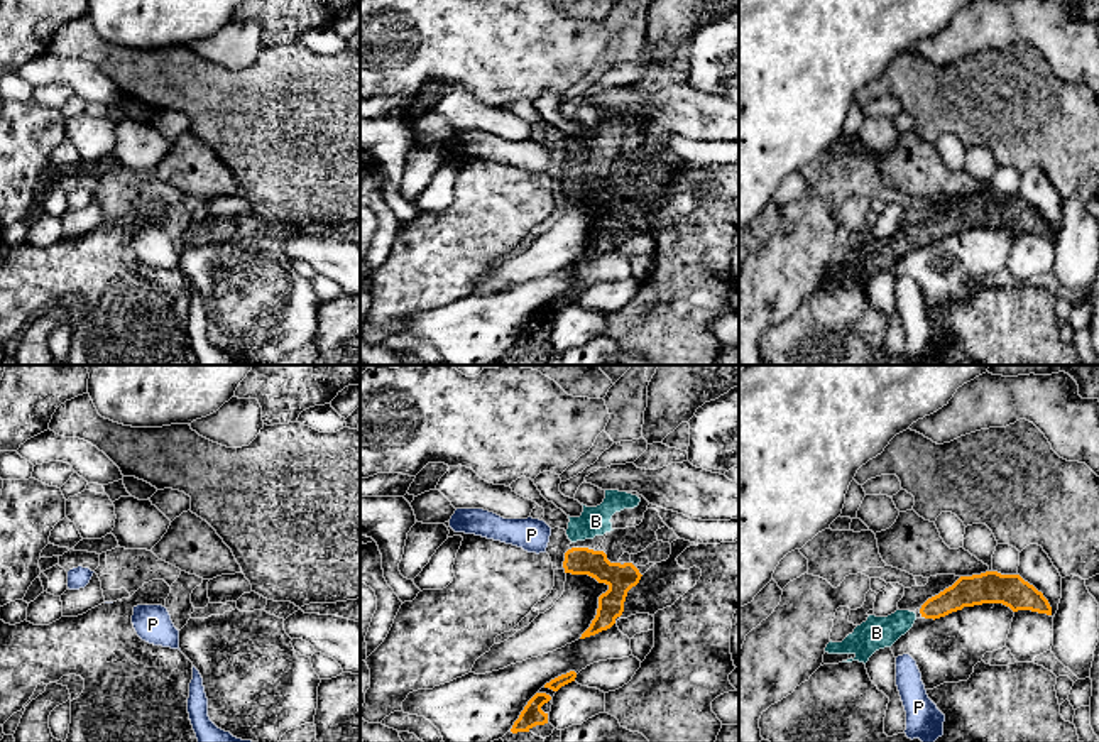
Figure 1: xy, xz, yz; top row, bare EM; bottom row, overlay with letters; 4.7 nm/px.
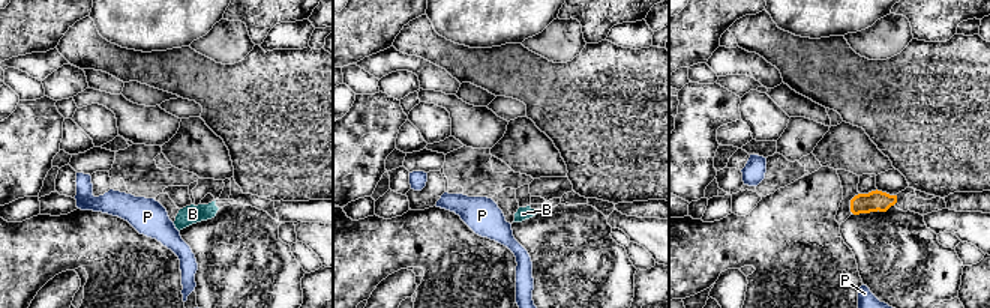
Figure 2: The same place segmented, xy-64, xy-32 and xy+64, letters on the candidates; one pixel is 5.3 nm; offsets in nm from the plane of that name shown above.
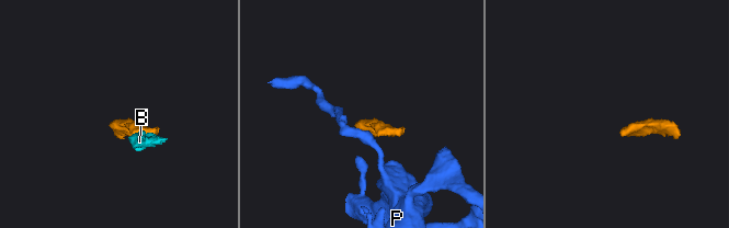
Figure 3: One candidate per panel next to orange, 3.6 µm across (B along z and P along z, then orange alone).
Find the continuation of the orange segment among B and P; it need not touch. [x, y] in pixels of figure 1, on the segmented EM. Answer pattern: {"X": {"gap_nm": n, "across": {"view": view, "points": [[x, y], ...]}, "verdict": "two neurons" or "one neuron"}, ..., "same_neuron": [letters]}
{"B": {"gap_nm": 30, "across": {"view": "yz", "points": [[920, 612], [915, 614]]}, "verdict": "one neuron"}, "P": {"gap_nm": 90, "across": {"view": "xz", "points": [[565, 553], [546, 546]]}, "verdict": "two neurons"}, "same_neuron": ["B"]}

